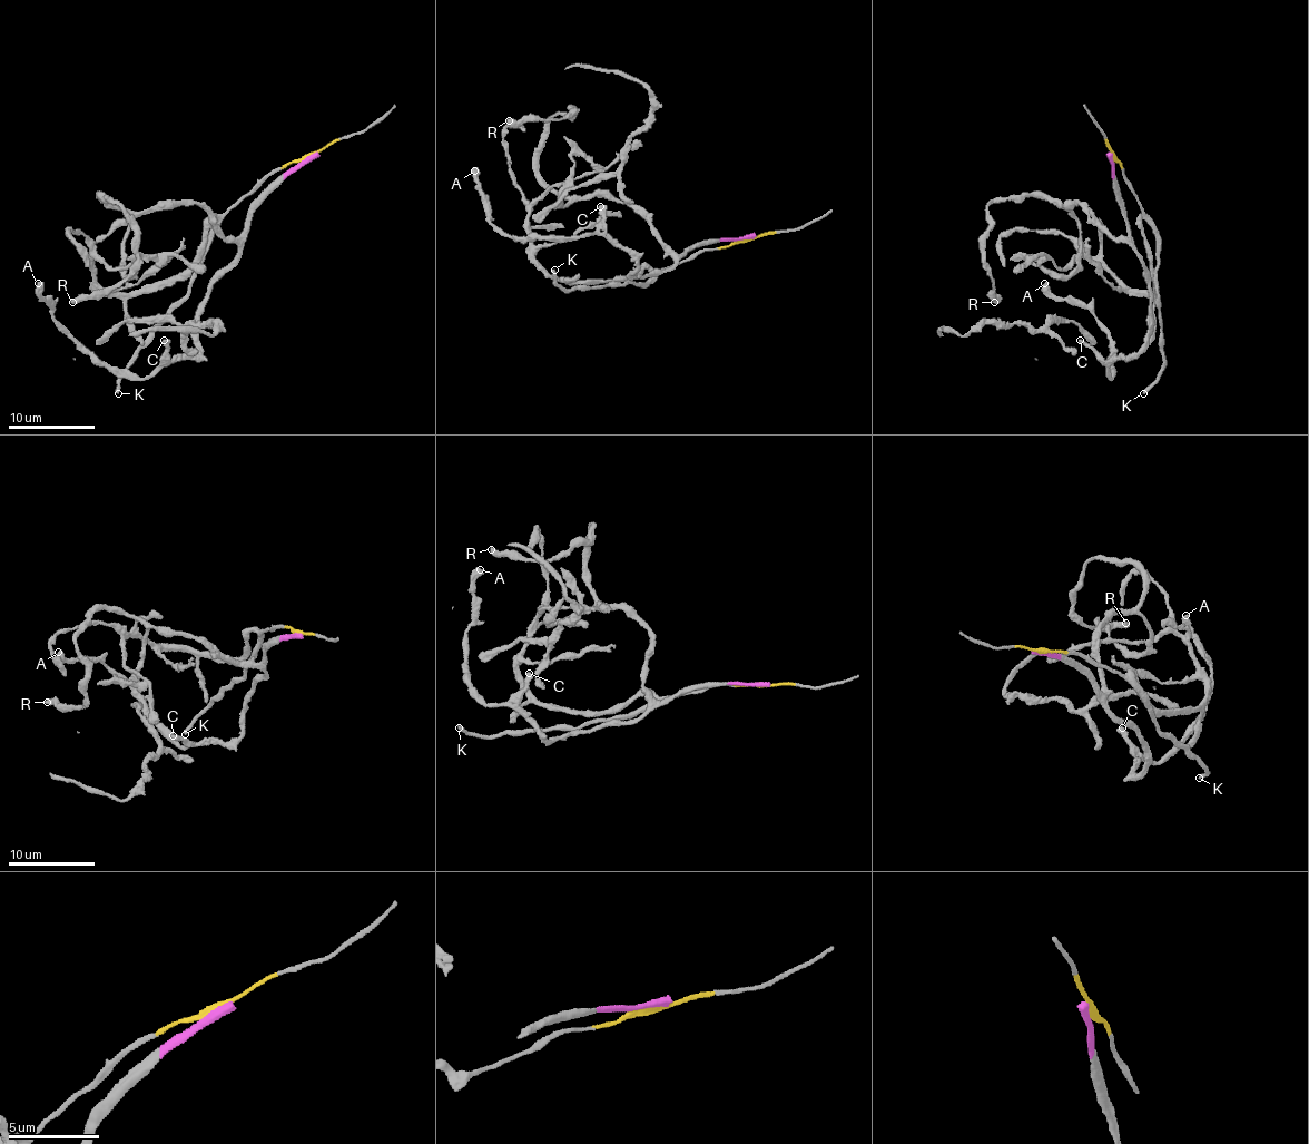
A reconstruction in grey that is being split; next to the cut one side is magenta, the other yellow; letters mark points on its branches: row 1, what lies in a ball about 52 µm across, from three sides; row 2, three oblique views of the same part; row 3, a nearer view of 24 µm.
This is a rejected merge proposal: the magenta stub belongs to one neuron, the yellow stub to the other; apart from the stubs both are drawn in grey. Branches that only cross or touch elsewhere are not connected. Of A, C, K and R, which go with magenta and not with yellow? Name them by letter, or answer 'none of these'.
A, C, R

